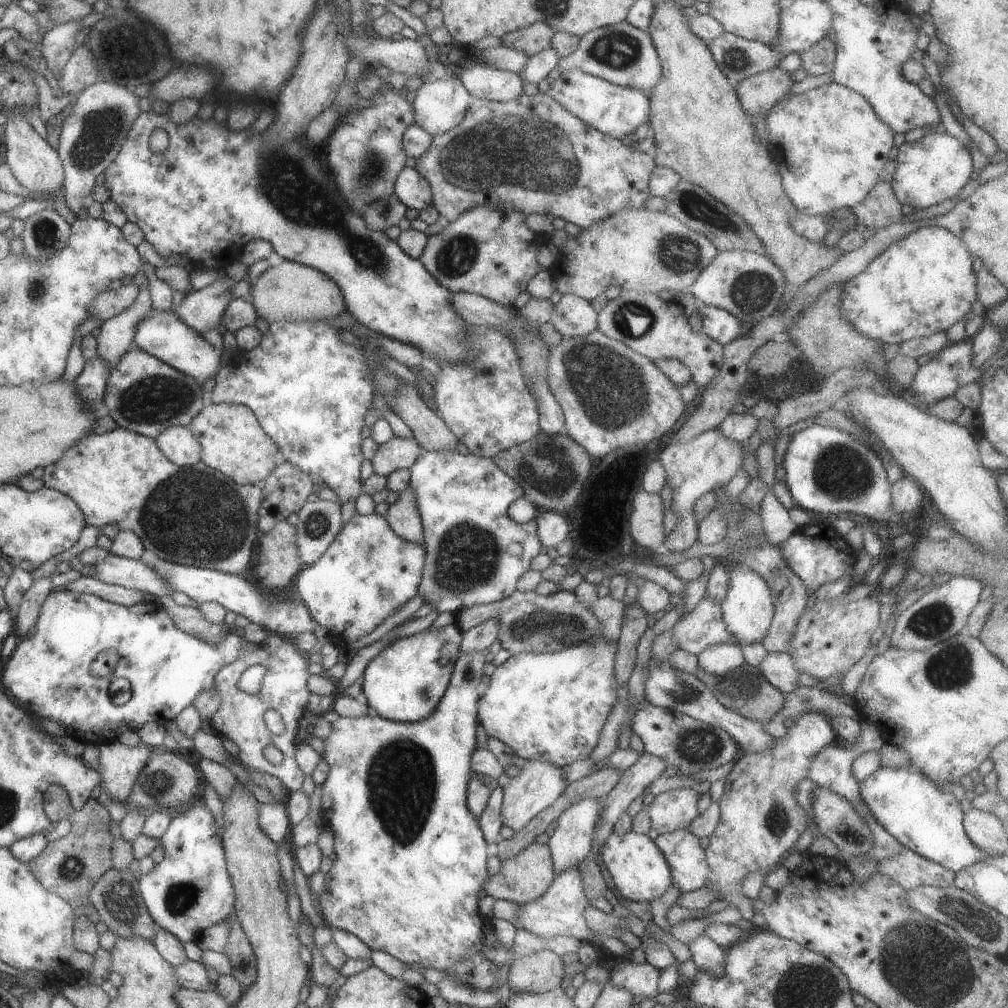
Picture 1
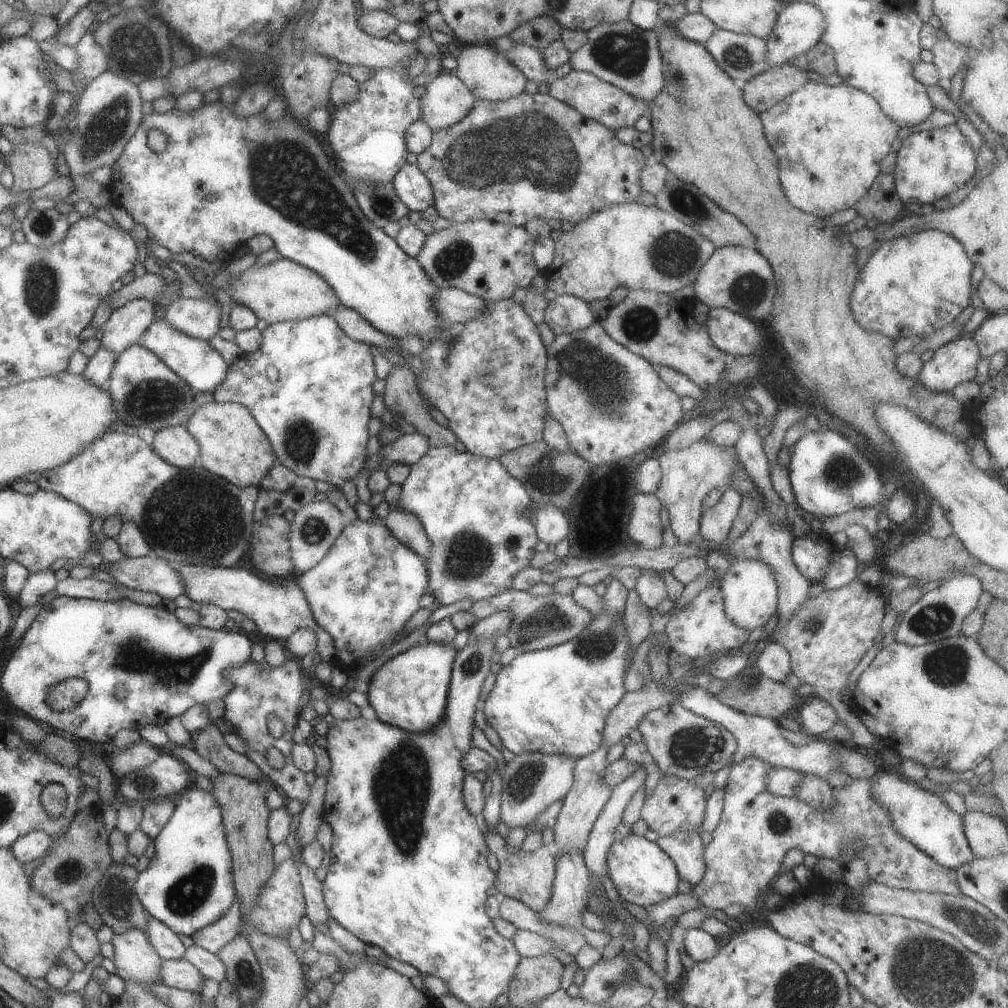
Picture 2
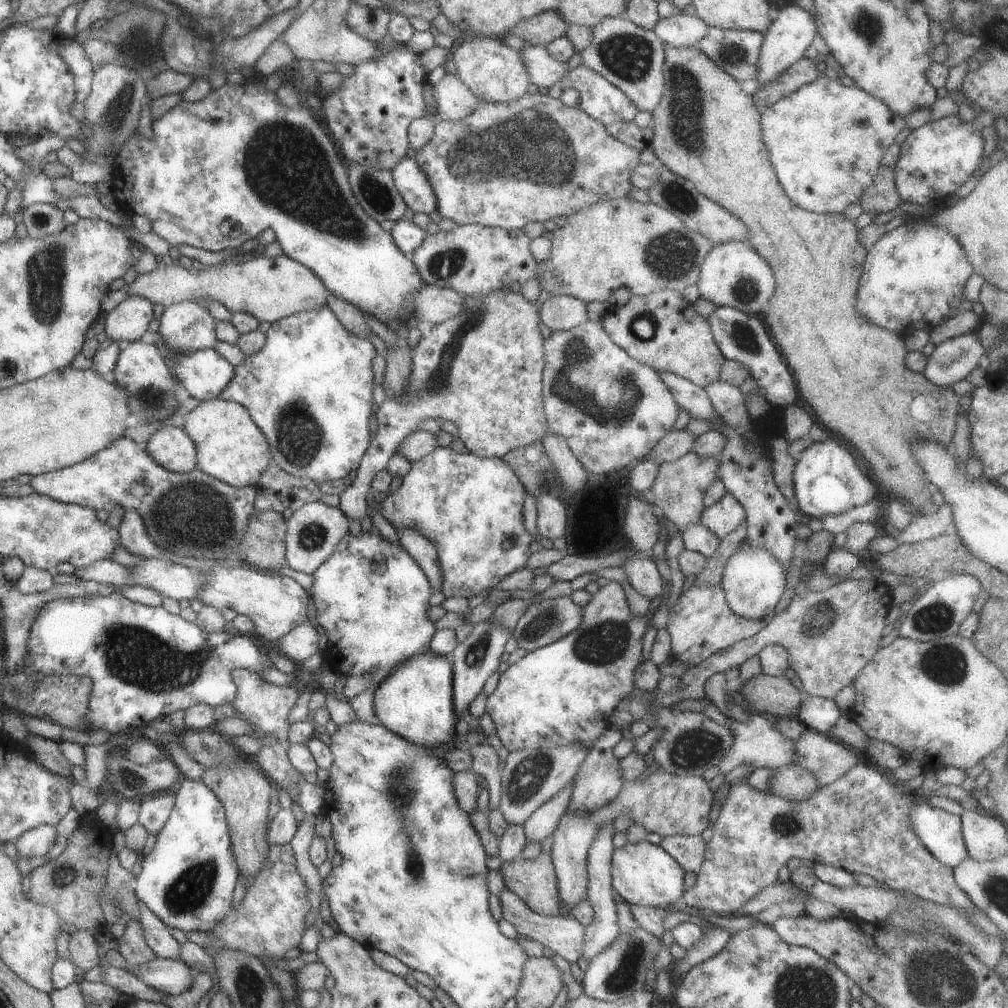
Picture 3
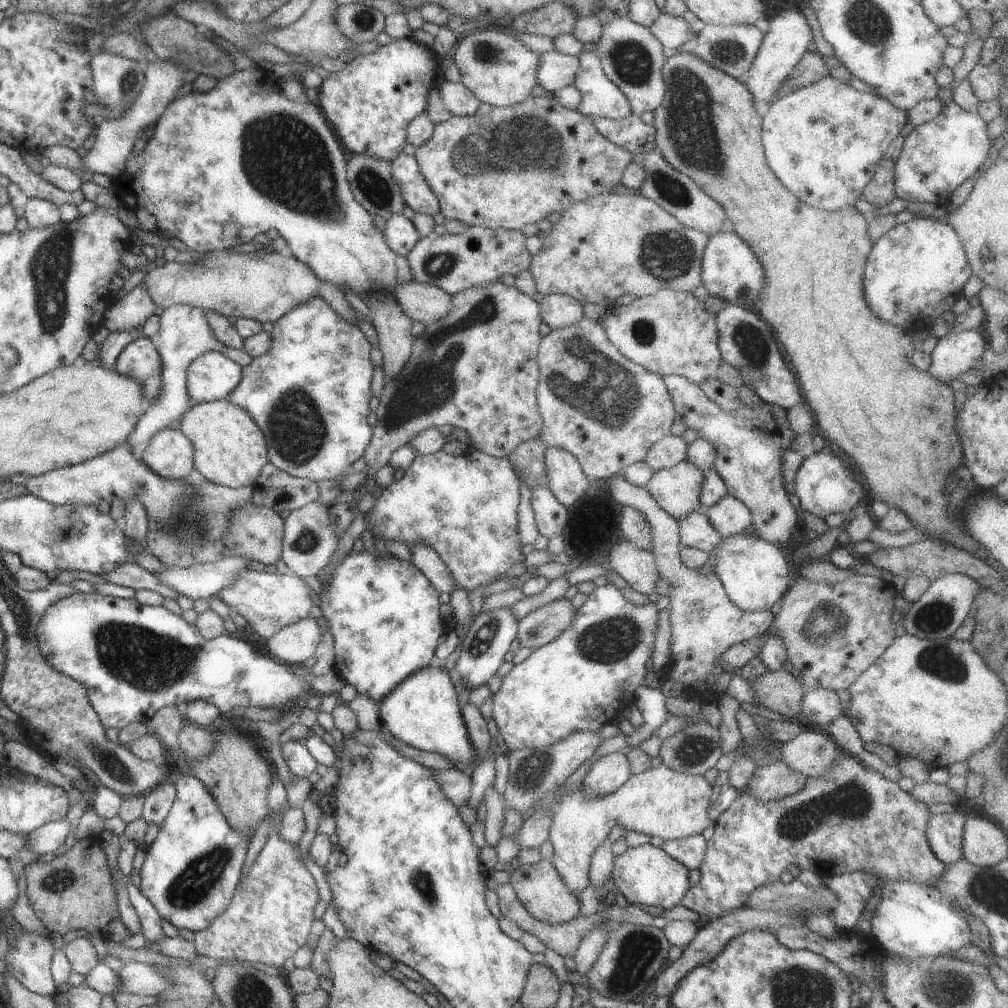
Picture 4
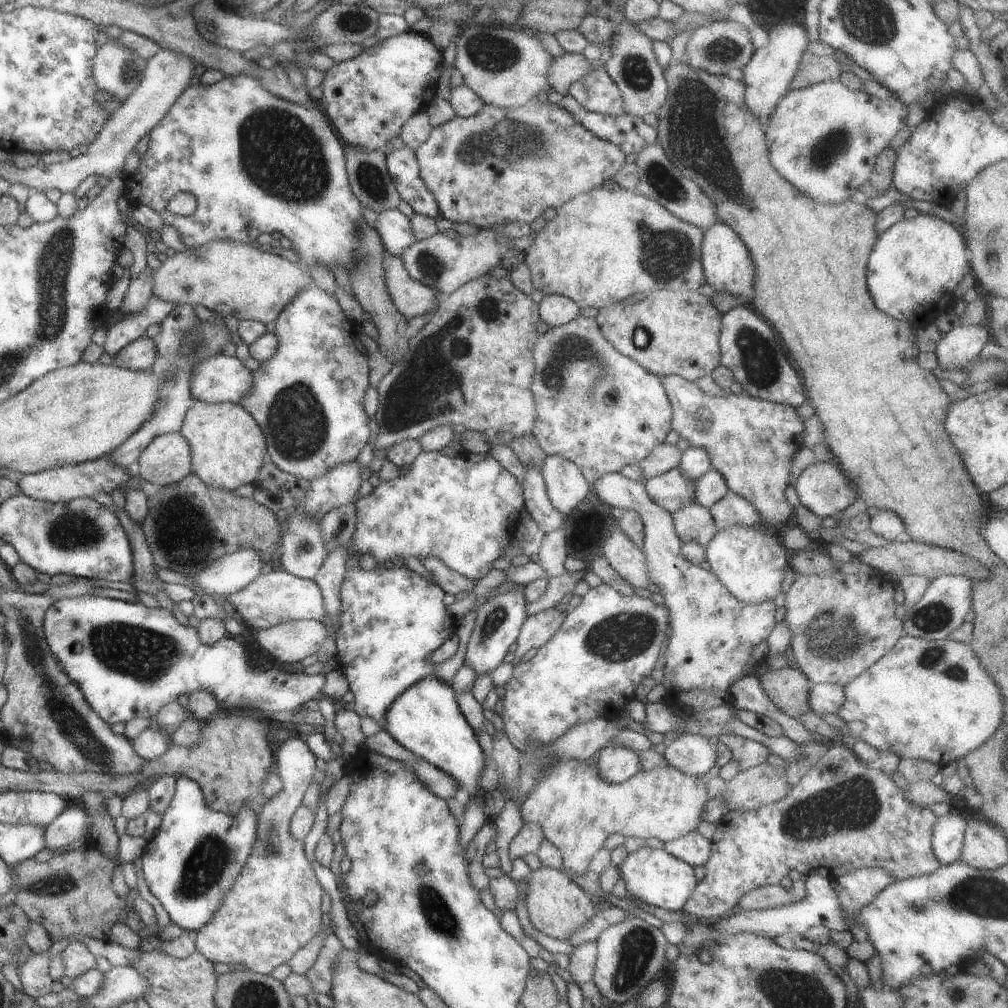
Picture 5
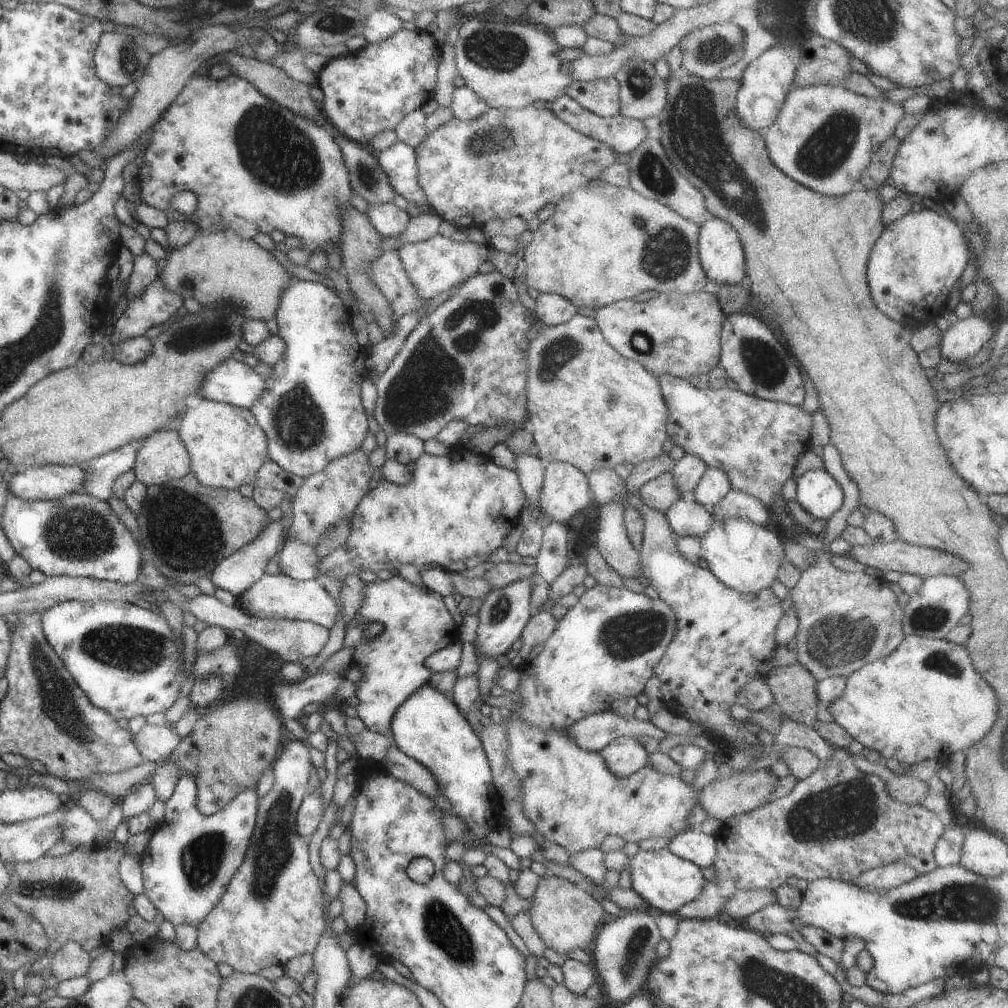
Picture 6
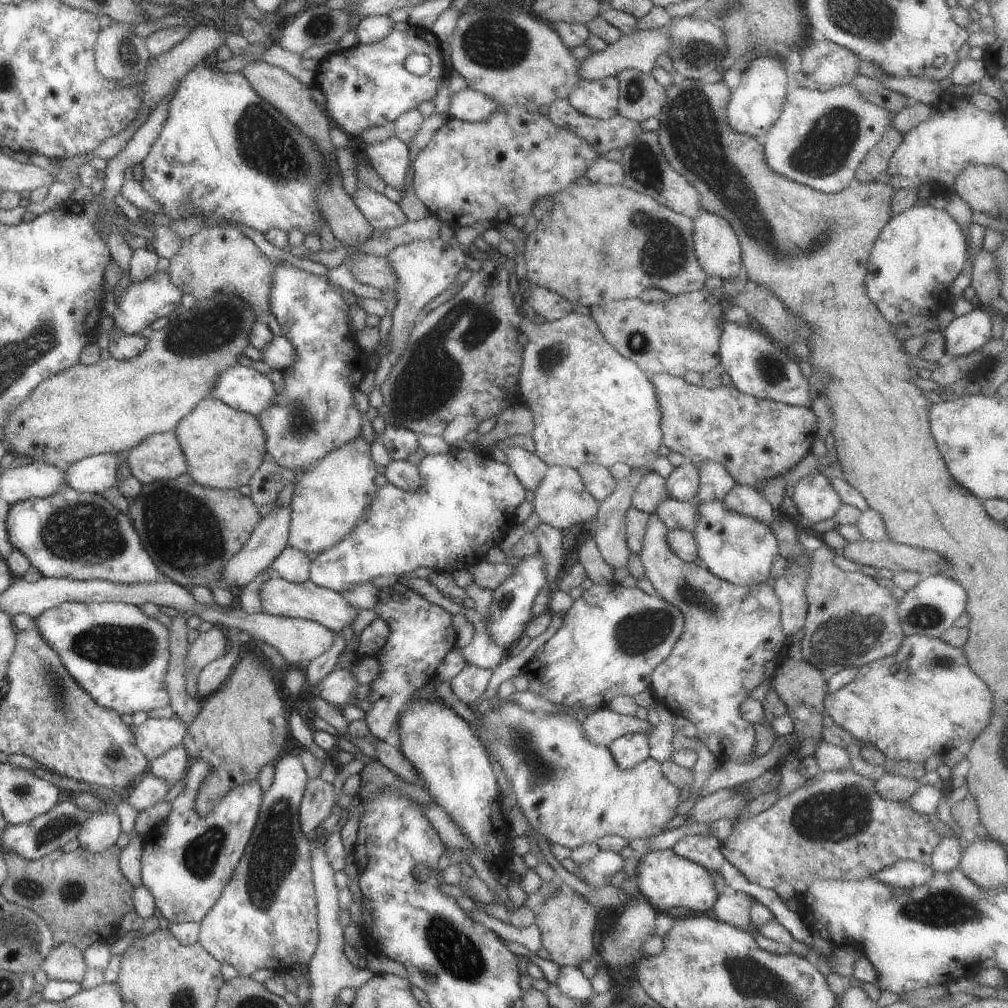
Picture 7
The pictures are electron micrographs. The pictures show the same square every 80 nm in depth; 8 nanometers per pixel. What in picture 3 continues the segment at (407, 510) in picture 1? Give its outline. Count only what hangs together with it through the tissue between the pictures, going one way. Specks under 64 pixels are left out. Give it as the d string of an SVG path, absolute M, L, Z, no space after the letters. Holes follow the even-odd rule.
M406 528L396 530L398 545L421 567L425 578L428 578L433 592L438 590L440 585L440 570L436 550L420 532Z

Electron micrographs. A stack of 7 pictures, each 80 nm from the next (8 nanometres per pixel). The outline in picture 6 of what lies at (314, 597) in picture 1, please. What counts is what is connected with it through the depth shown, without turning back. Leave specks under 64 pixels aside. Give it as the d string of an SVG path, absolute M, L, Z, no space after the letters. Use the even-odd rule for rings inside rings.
M395 572L387 580L377 578L363 582L361 606L344 627L342 648L352 647L349 665L361 670L361 677L354 682L354 695L359 700L354 707L356 717L370 732L389 734L393 712L431 678L425 658L459 638L459 626L453 623L439 593L415 586ZM367 623L377 623L382 628L370 639L364 638Z

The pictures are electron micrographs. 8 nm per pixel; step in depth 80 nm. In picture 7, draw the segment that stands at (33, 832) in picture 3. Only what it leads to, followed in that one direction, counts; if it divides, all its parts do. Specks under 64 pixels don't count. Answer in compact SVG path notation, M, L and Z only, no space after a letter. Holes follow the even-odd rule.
M113 809L103 813L91 813L79 823L75 840L79 846L85 847L89 852L98 853L108 849L120 832L119 817Z

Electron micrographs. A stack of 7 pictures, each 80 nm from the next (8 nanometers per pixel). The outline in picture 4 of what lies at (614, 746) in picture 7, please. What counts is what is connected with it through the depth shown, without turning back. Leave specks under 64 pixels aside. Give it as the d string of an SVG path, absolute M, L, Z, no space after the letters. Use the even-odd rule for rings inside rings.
M621 751L598 756L587 769L580 786L593 797L606 795L627 782L630 775L626 755Z

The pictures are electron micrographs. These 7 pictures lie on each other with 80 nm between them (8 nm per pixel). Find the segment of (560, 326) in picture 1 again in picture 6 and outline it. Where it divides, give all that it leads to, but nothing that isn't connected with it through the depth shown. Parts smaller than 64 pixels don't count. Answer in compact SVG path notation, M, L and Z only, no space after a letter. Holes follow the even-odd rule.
M539 293L535 298L535 318L543 325L556 325L577 314L572 302L555 293Z

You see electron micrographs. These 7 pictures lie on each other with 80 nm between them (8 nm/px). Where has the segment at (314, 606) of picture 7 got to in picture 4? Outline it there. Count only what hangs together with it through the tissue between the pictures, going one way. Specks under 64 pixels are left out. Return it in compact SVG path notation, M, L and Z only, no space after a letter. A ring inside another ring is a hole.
M245 569L235 578L234 582L227 583L219 592L215 593L215 598L219 598L231 611L242 616L247 626L261 636L269 638L280 628L289 626L298 620L309 616L311 606L317 605L319 596L309 588L302 578L289 574L264 573Z

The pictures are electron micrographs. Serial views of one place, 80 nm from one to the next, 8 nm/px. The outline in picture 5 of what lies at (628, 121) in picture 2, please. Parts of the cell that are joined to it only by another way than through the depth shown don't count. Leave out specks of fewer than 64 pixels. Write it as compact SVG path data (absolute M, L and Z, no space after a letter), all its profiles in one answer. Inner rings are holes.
M587 43L580 53L586 58L588 71L574 80L565 94L574 98L586 111L606 117L620 117L625 114L620 90L604 69L604 59L610 55L608 47Z

